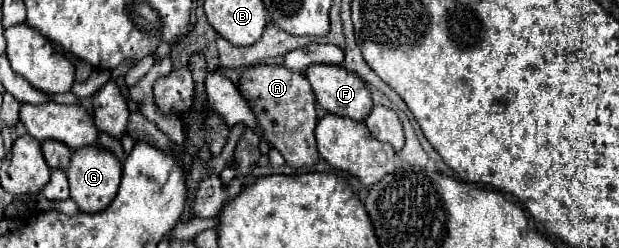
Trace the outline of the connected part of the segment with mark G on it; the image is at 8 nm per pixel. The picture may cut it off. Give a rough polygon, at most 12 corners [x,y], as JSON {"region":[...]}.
{"region":[[102,147],[72,153],[66,173],[80,211],[104,211],[122,165]]}

